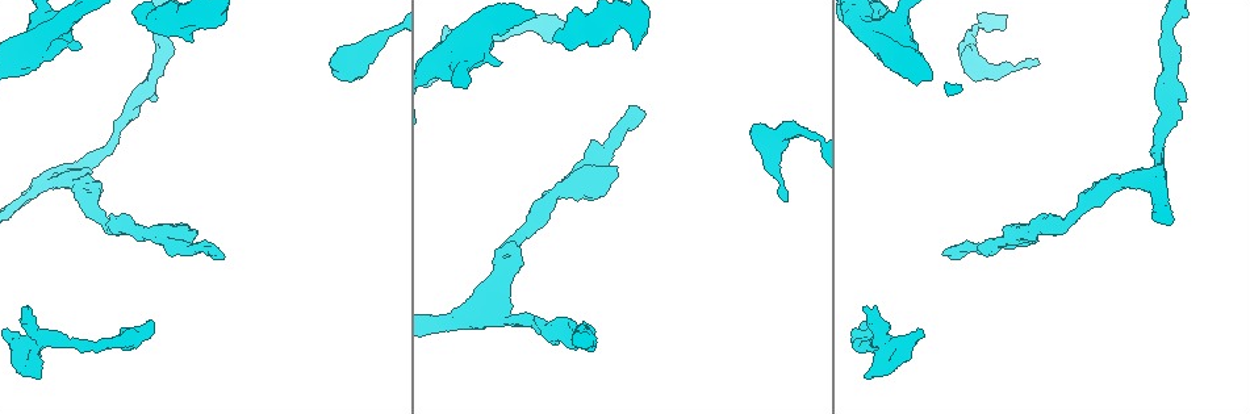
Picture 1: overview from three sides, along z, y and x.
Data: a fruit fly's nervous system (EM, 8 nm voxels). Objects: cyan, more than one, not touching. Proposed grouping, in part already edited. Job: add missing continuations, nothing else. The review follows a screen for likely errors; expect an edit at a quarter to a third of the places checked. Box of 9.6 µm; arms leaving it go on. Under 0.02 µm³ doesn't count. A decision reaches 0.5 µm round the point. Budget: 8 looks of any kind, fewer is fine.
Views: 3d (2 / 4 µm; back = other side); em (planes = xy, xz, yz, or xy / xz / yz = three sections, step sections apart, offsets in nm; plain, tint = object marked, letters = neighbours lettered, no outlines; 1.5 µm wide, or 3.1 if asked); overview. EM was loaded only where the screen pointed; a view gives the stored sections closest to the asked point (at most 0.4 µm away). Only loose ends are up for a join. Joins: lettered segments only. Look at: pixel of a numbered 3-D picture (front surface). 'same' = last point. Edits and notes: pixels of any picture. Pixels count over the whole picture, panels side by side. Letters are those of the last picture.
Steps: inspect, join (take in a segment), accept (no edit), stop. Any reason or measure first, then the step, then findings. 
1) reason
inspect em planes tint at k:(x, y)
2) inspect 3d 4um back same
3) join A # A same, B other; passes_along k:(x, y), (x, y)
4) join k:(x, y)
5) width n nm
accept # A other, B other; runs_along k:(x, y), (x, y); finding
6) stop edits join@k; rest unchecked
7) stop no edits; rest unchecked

free end
inspect em xz step 8 letters at 1:(1039, 63)

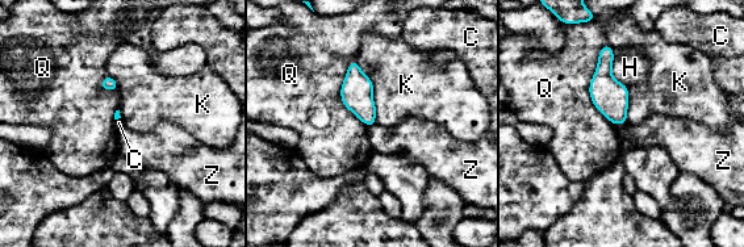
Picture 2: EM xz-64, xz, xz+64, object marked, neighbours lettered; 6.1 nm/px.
inspect em planes letters same

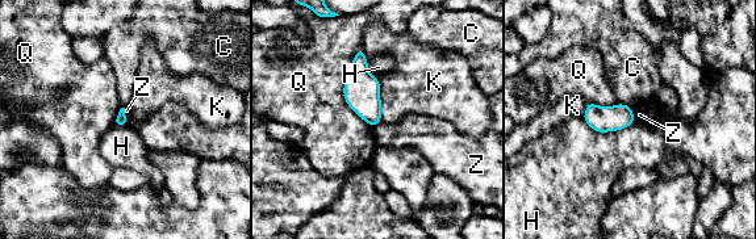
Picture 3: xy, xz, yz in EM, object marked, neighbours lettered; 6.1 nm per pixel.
longest_contact Q 500 nm
accept # C other, H other, K other, Q other, Z other; border 3:(581, 117), (598, 131), (634, 122); no lettered segment goes on from it

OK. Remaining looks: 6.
free end
inspect 3d 2um at 1:(217, 253)

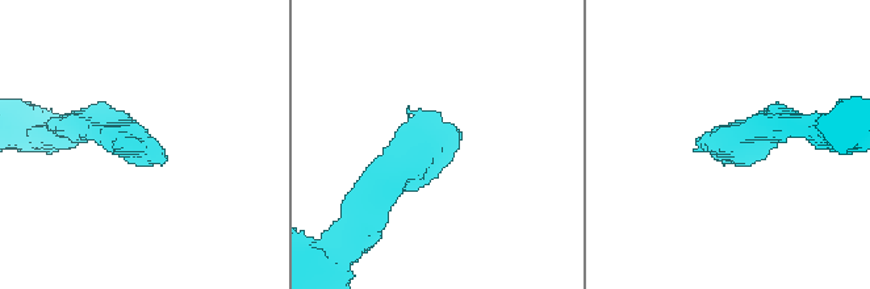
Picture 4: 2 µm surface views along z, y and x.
inspect em planes letters at 4:(437, 113)

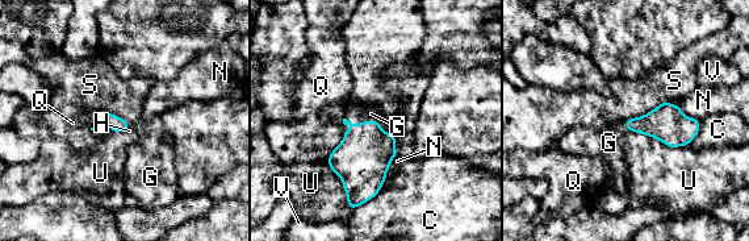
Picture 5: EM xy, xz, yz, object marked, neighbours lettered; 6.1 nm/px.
join G # C other, G same, H other, N other, Q other, S other, U other, V other; passes_along 5:(363, 157), (373, 120), (371, 113); it goes on there

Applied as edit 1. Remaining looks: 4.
branch stops here
inspect 3d 2um at 1:(862, 310)

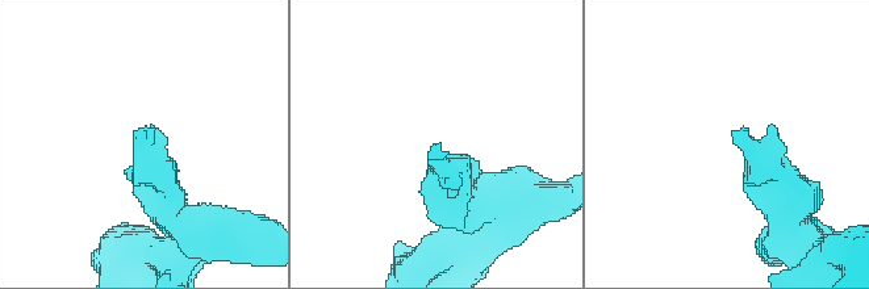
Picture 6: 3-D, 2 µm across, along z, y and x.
inspect em planes letters at 6:(141, 134)

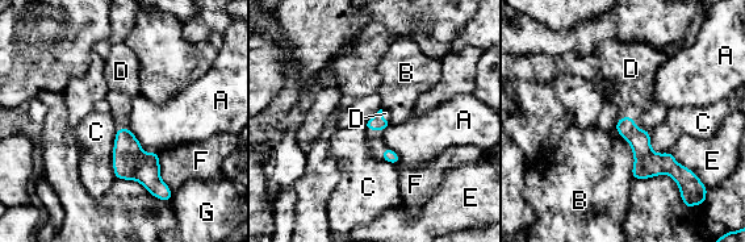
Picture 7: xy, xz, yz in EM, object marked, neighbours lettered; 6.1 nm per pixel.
join D # A other, B other, C other, D same, E other, F other, G other; passes_along 7:(645, 159), (633, 121), (632, 80); it goes on there

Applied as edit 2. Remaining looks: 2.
stop edits join@5, join@7; rest unchecked

